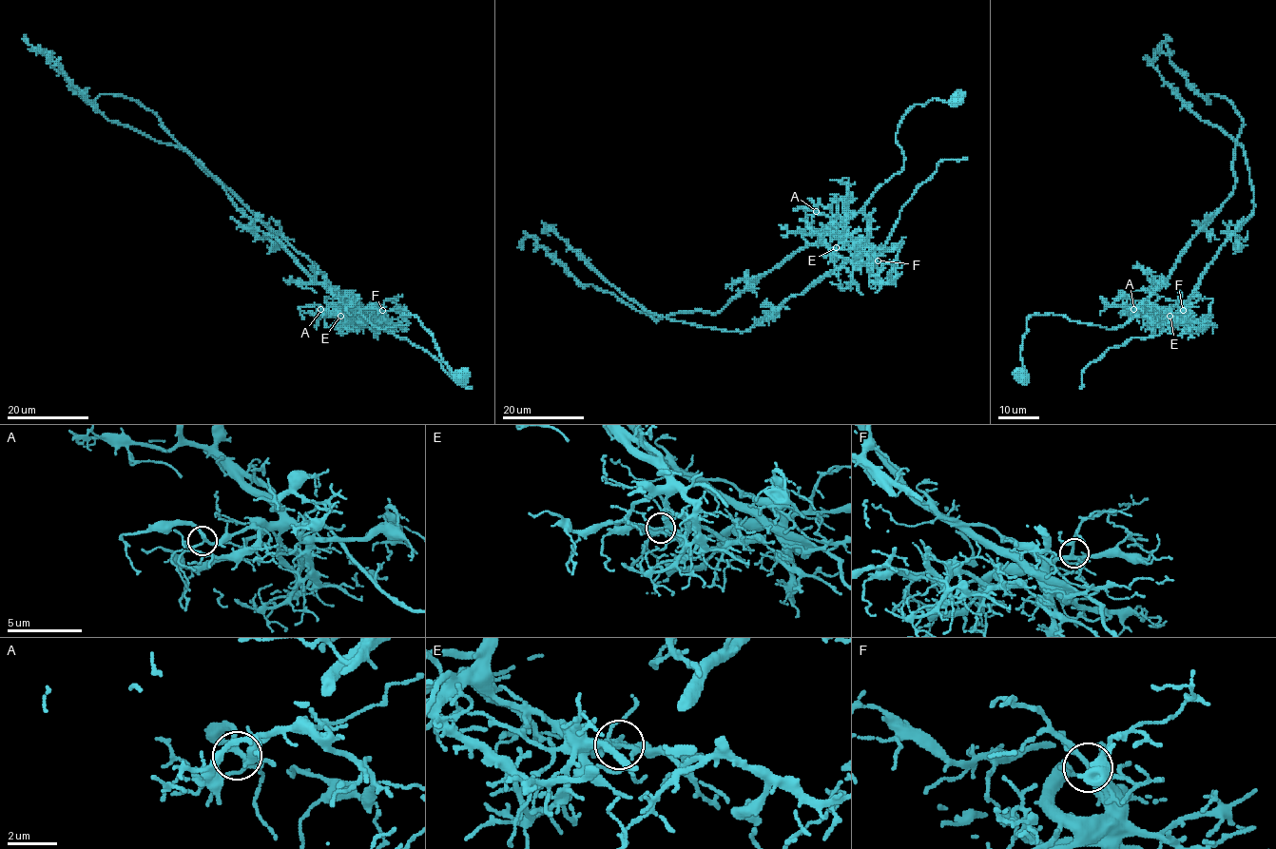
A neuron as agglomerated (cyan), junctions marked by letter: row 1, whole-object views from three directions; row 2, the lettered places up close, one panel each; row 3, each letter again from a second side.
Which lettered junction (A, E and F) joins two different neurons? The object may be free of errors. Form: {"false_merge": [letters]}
{"false_merge": ["E"]}

